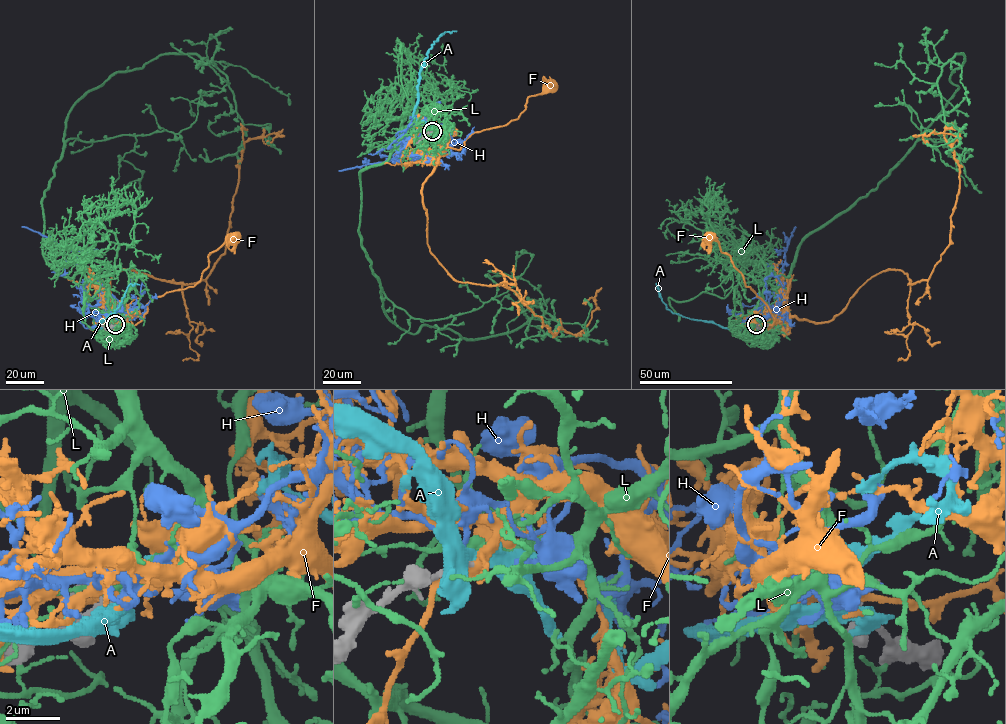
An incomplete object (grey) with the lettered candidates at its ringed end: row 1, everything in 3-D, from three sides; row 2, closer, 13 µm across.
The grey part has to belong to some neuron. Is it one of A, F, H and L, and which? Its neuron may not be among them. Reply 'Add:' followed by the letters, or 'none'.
Add: none

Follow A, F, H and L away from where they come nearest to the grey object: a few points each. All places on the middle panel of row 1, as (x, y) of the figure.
A: (431, 131), (427, 123), (414, 116), (420, 70), (434, 42), (444, 33), (457, 31)
F: (431, 131), (440, 127), (447, 134), (448, 147), (459, 149), (474, 133), (516, 119), (527, 98), (552, 84)
H: (431, 131), (423, 128), (405, 142), (401, 157), (438, 155), (445, 144), (463, 141), (474, 127)
L: (431, 131), (360, 172), (382, 307), (410, 333), (473, 339), (559, 321), (523, 348)

